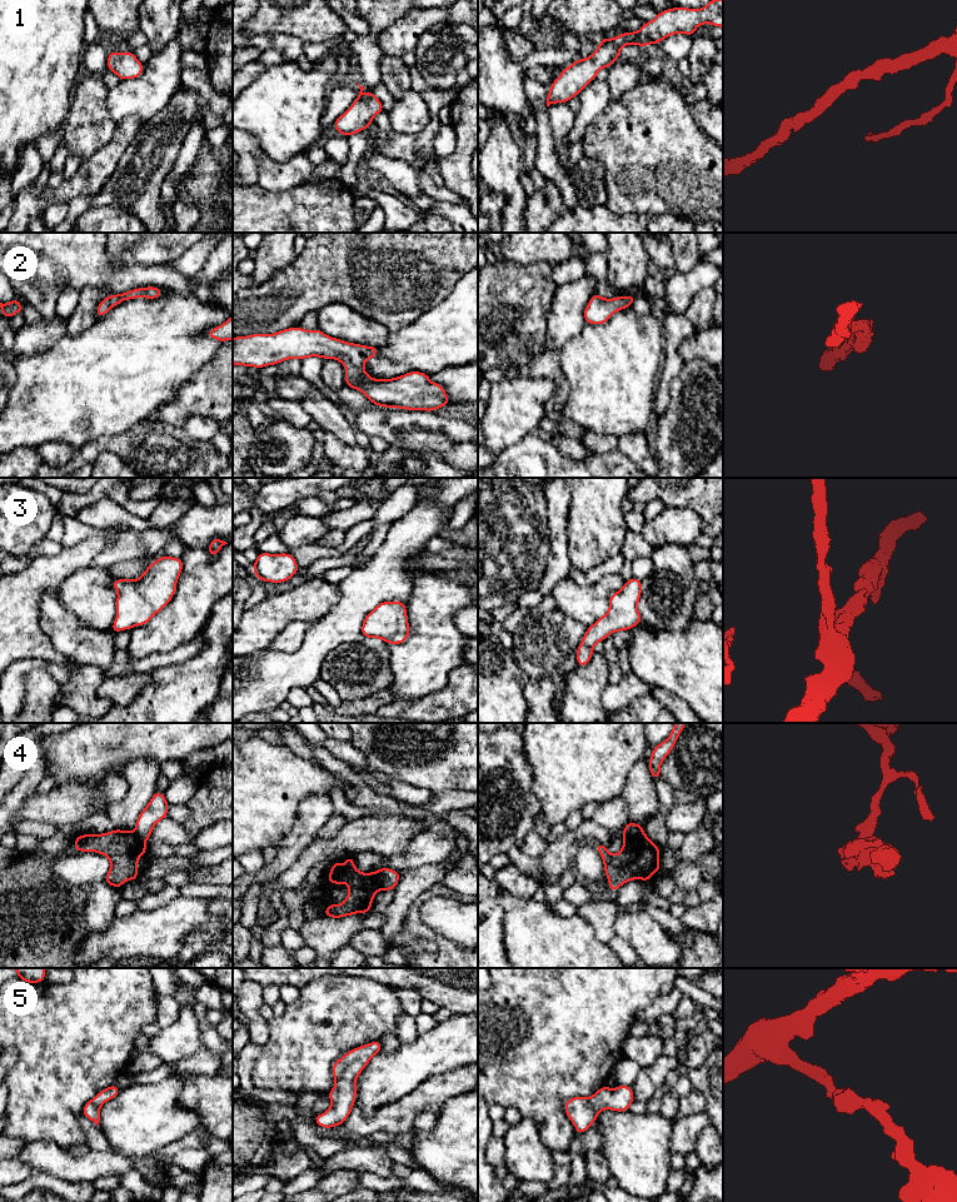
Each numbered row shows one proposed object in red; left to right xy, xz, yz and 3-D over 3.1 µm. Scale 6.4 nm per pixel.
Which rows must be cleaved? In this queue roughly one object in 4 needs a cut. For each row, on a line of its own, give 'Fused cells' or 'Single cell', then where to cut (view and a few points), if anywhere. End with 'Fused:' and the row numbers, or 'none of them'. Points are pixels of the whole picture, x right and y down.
1: Single cell. No split
2: Single cell. No split
3: Single cell. No split
4: Fused cells. Split along yz (643, 832), (624, 836)
5: Single cell. No split
Fused: 4

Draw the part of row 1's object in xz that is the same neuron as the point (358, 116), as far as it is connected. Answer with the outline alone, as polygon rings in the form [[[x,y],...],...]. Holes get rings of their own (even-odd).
[[[358,84],[360,91],[350,108],[342,114],[333,124],[338,134],[350,136],[365,130],[378,113],[384,111],[382,101],[374,95],[373,90],[365,95],[365,88]]]

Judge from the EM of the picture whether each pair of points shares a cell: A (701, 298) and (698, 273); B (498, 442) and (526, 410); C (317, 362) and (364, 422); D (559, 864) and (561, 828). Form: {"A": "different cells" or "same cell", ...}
{"A": "different cells", "B": "same cell", "C": "different cells", "D": "different cells"}

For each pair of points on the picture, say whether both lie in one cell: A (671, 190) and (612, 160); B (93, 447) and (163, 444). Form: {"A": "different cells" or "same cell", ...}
{"A": "same cell", "B": "same cell"}

